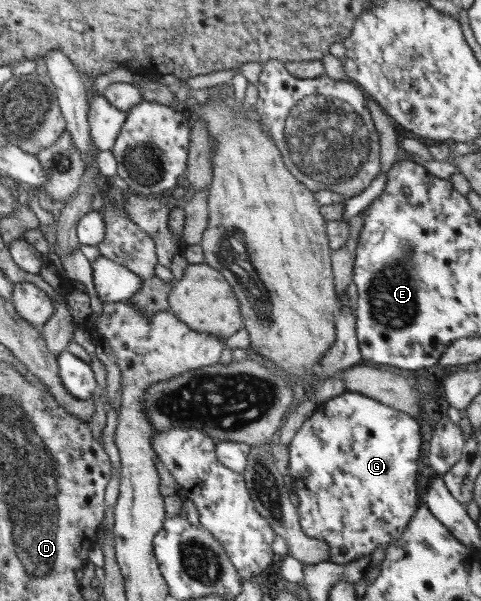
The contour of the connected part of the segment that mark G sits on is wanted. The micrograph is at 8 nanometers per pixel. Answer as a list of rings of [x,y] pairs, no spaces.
[[[355,391],[343,392],[341,395],[321,403],[315,414],[303,423],[293,442],[289,445],[289,475],[293,480],[293,492],[299,498],[298,510],[301,526],[305,534],[317,537],[317,539],[323,539],[323,541],[329,543],[329,547],[331,547],[329,560],[344,565],[361,560],[361,557],[369,556],[378,546],[385,548],[387,551],[391,544],[399,541],[403,531],[408,528],[409,523],[416,516],[417,509],[423,504],[419,500],[419,496],[417,496],[417,472],[419,472],[417,468],[419,468],[419,457],[422,455],[421,446],[423,446],[421,426],[419,426],[419,422],[415,420],[415,417],[405,413],[405,411],[379,402],[377,399],[369,397],[369,395]]]

